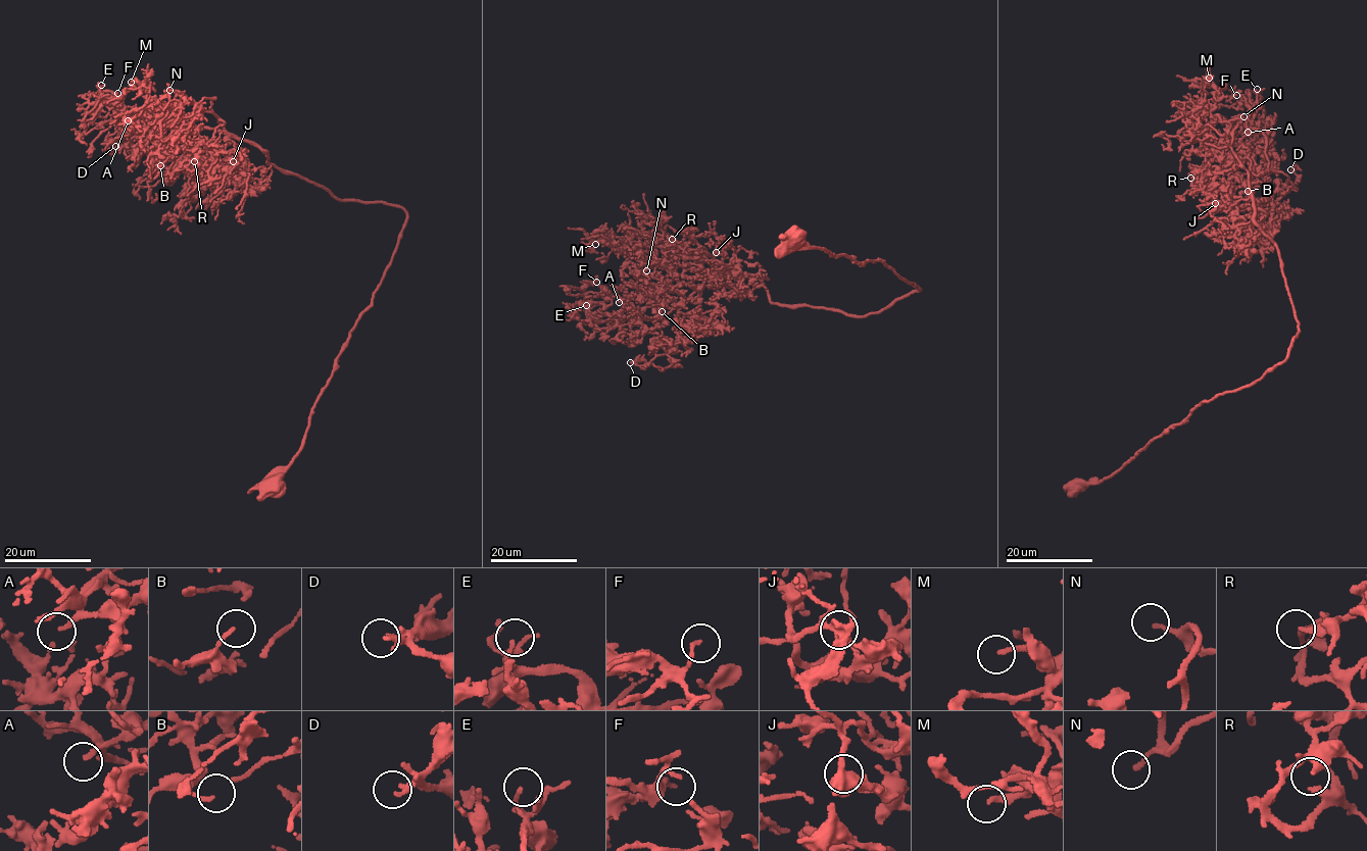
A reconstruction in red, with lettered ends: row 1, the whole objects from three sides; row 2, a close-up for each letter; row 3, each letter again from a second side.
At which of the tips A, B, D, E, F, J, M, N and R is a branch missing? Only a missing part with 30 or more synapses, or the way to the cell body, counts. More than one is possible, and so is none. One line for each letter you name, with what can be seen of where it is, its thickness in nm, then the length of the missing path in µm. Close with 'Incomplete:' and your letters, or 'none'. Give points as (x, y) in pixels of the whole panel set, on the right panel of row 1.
A: Place: (1248, 132). Thickness 150 nm. Missing length about 10 µm
Incomplete: A

